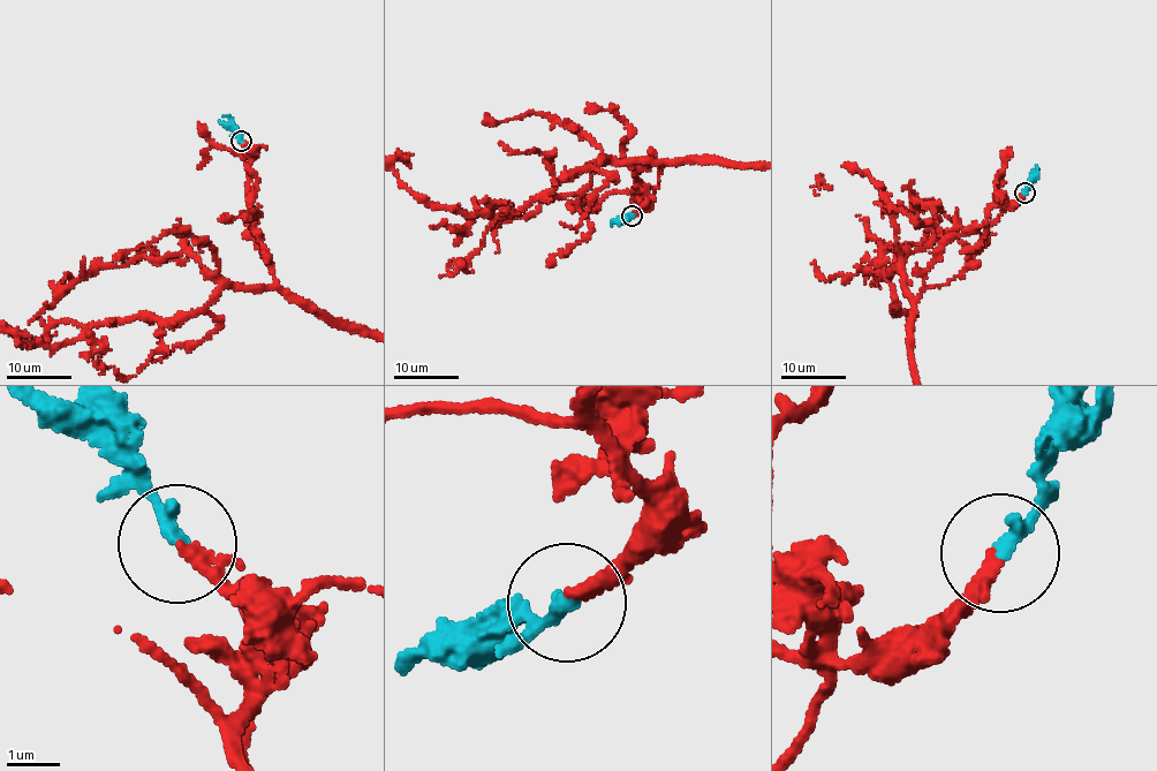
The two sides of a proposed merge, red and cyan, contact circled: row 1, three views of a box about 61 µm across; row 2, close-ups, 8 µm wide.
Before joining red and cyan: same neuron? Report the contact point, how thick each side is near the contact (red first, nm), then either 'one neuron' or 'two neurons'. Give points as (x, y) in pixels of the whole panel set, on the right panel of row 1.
at (1025, 193); 260 nm thick on the red side, 280 nm on the other; one neuron

